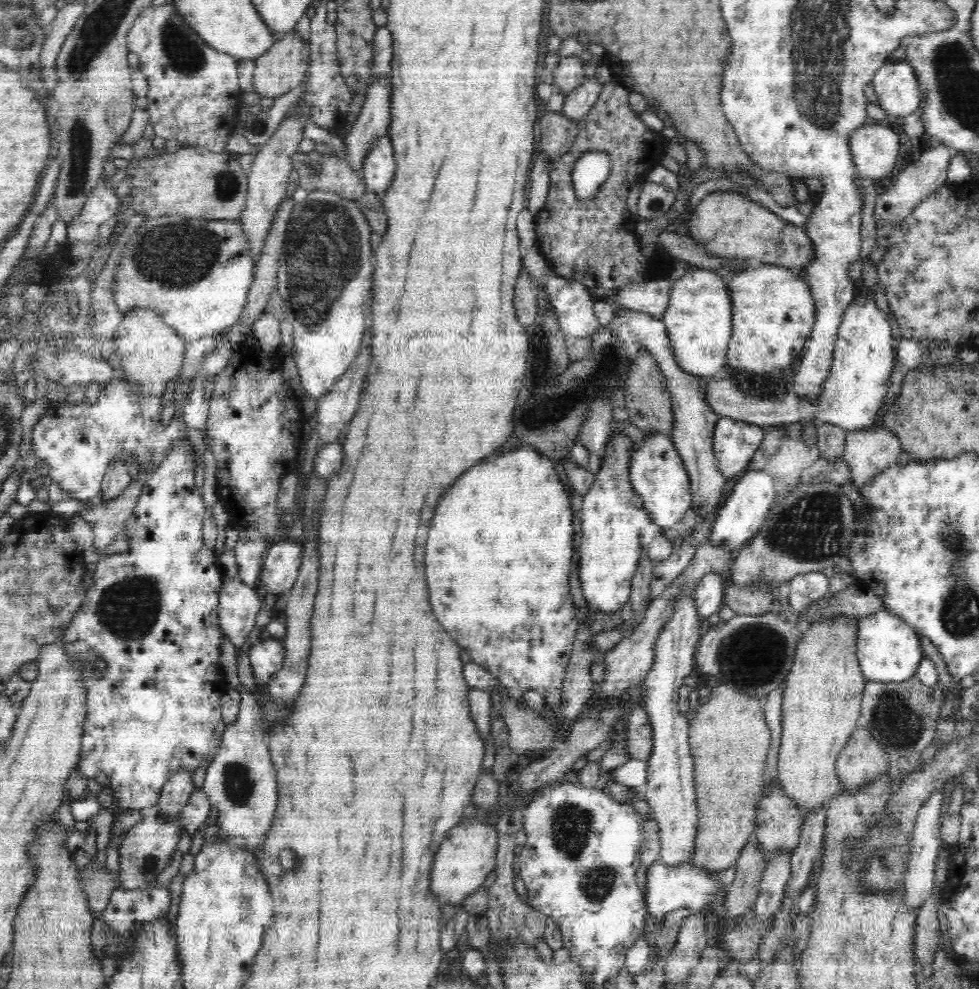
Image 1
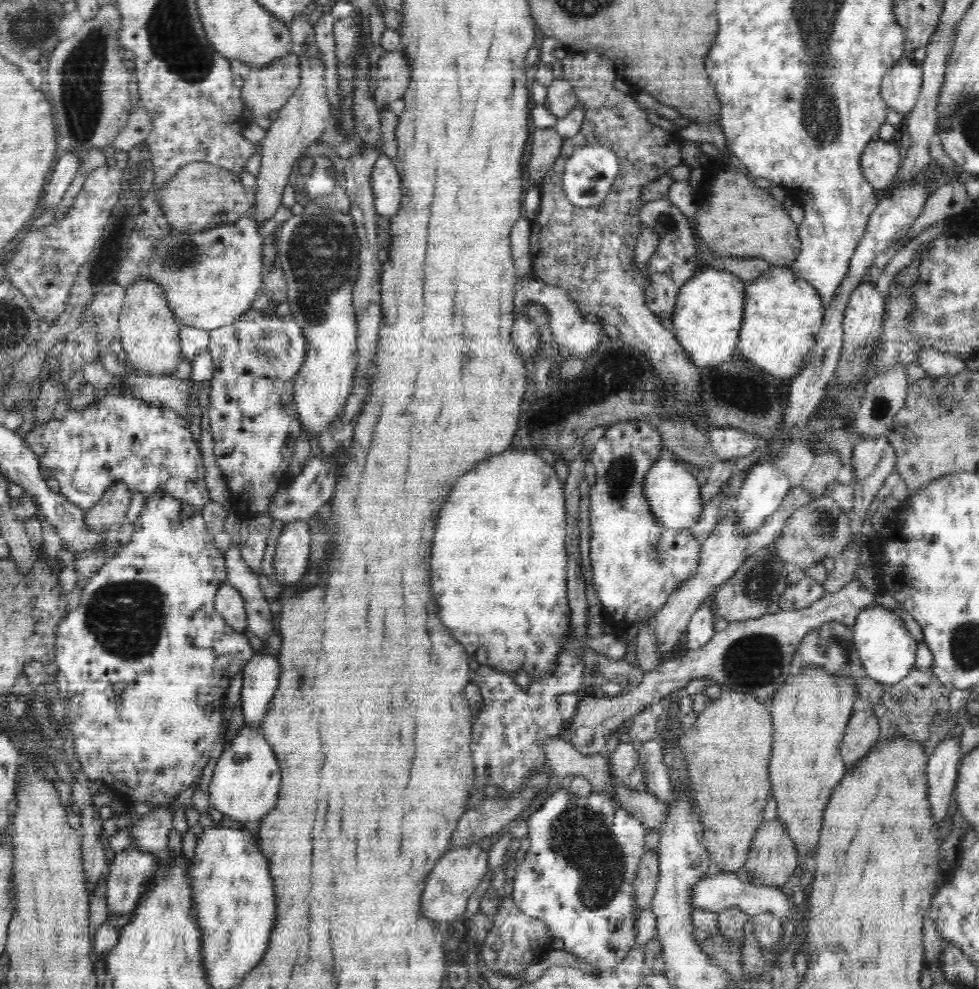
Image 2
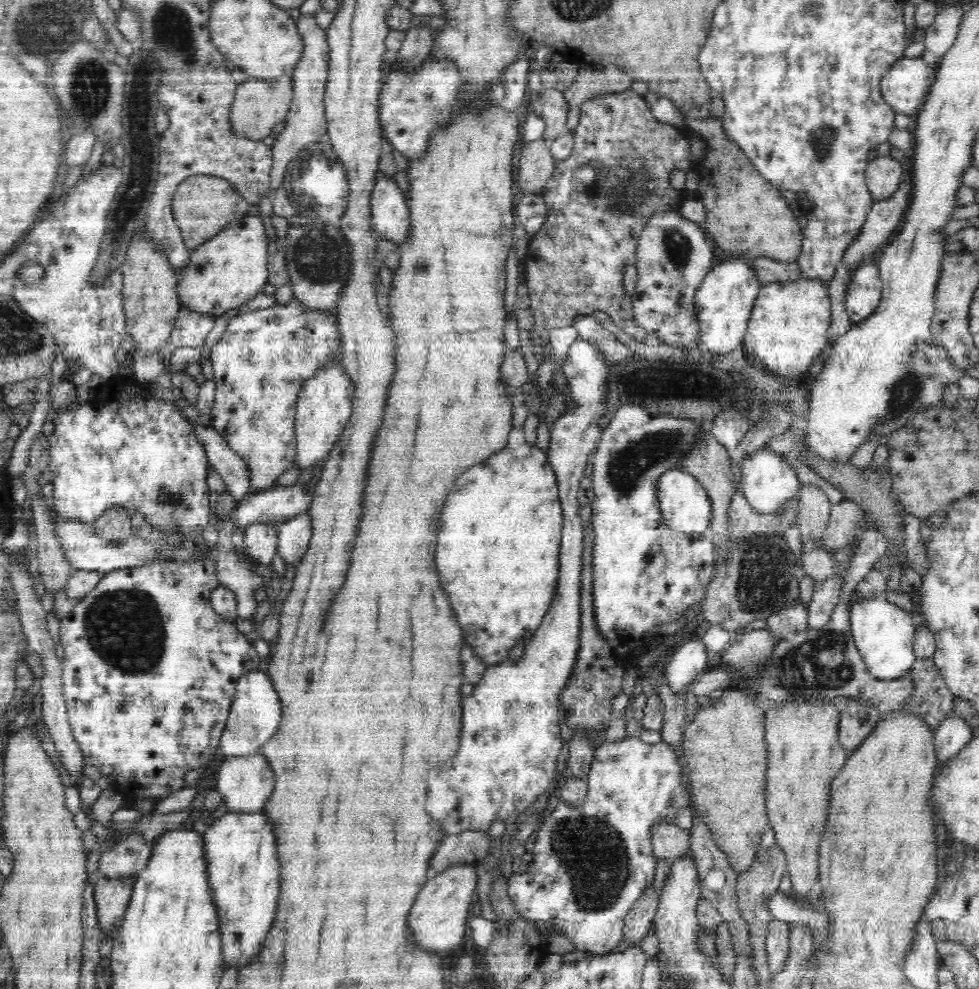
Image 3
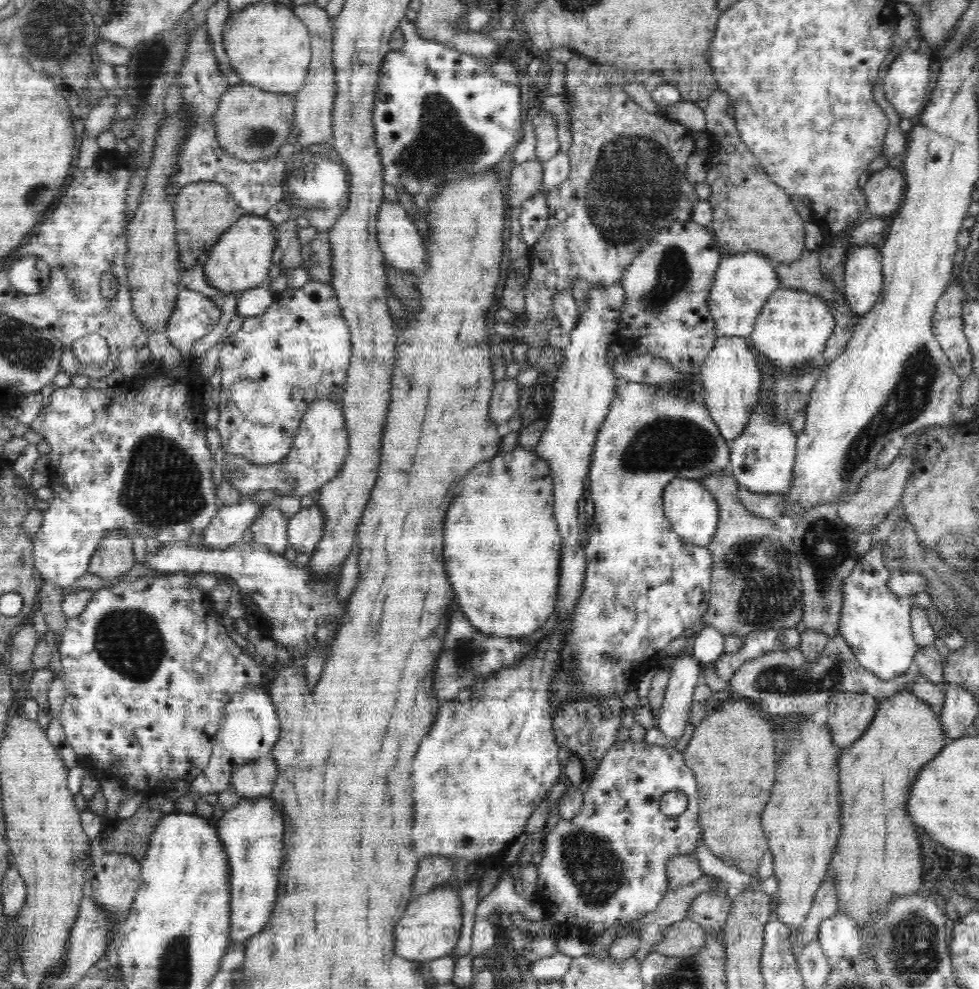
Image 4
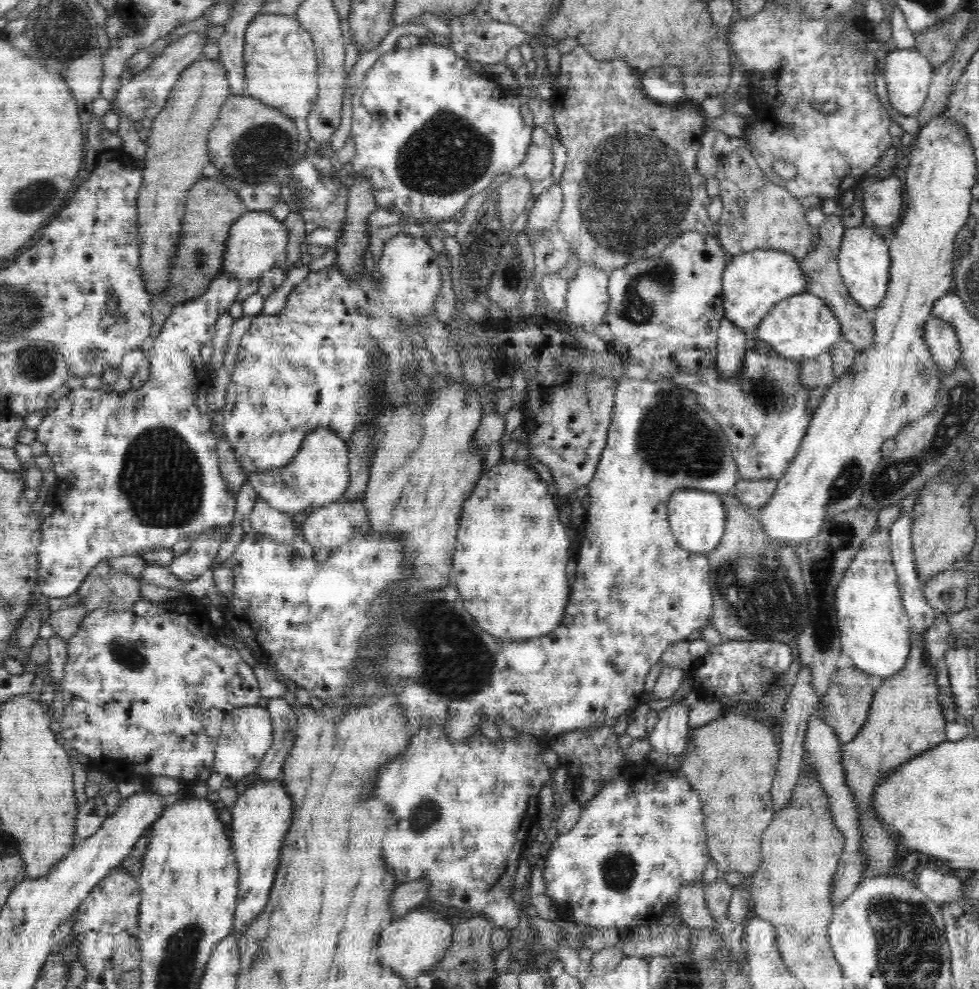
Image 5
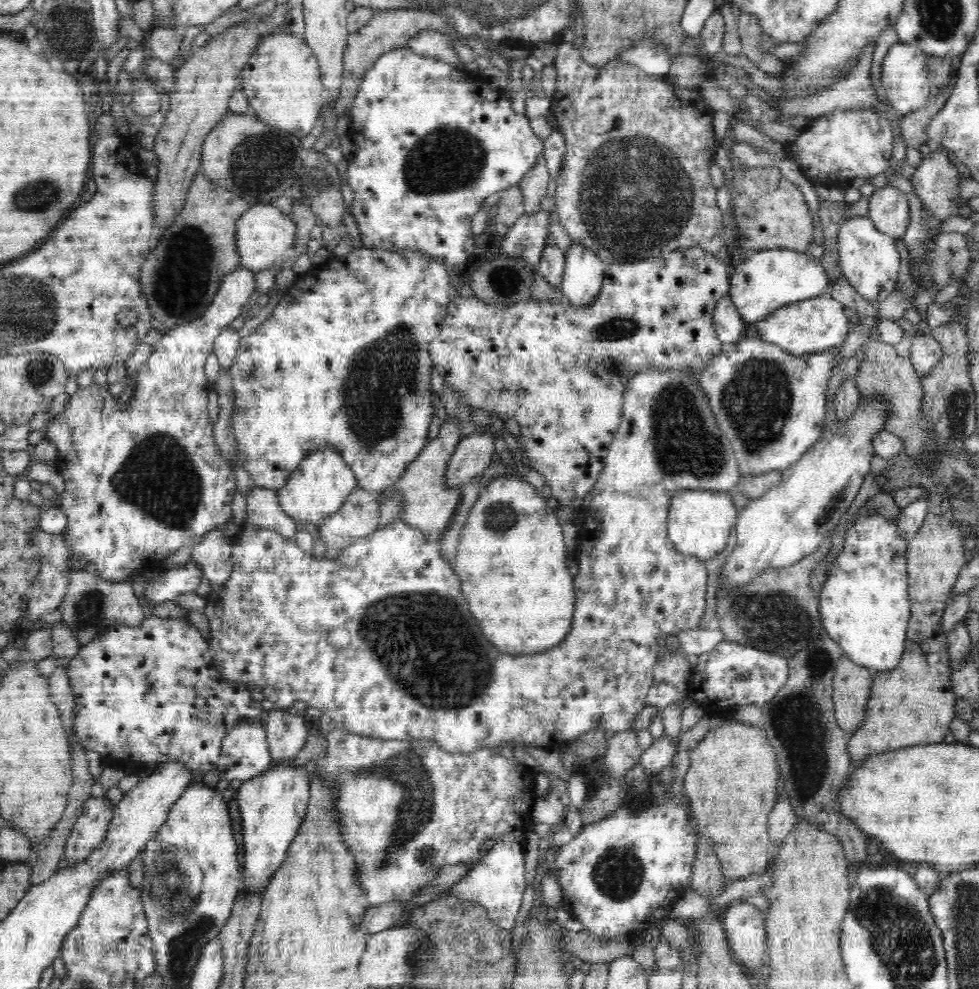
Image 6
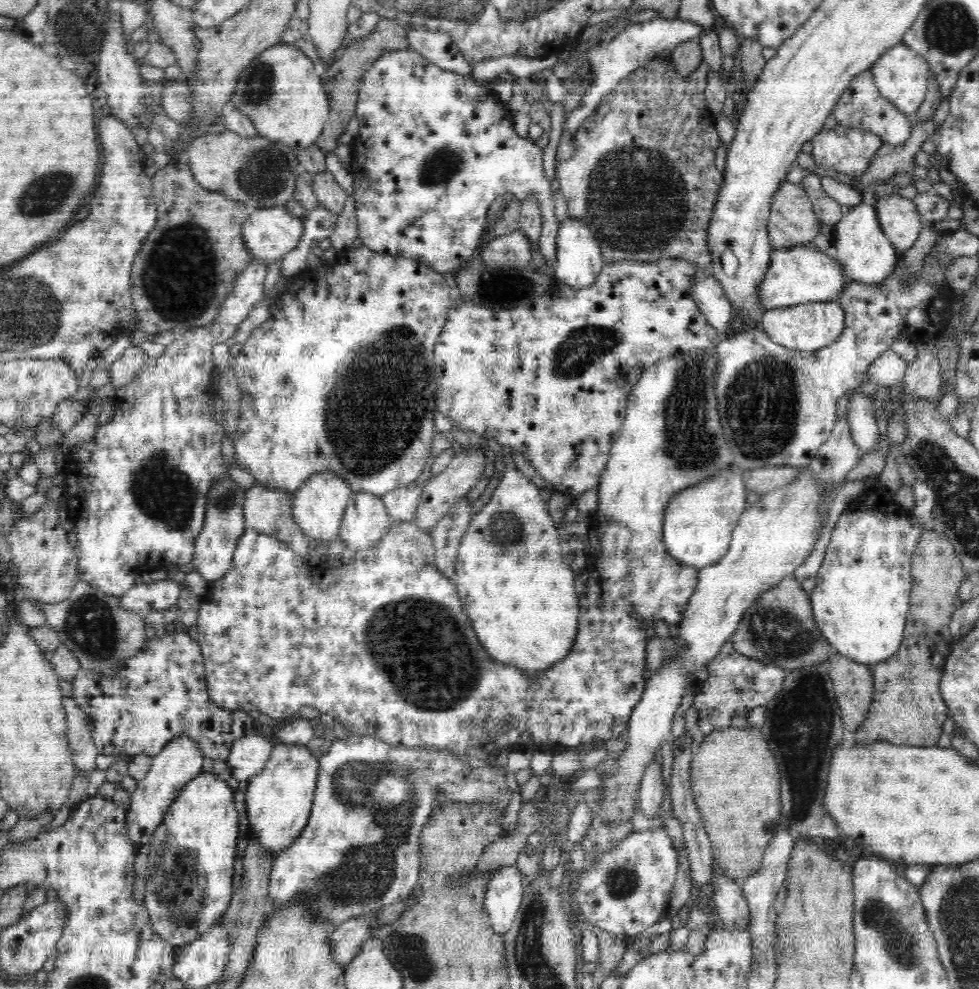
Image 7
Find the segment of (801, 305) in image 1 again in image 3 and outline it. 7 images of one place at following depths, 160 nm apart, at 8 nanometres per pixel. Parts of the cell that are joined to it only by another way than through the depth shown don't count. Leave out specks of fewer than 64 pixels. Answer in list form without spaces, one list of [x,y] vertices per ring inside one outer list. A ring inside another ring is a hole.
[[[803,277],[797,282],[762,286],[747,324],[742,347],[750,359],[770,374],[794,379],[808,371],[824,350],[831,325],[829,284]]]

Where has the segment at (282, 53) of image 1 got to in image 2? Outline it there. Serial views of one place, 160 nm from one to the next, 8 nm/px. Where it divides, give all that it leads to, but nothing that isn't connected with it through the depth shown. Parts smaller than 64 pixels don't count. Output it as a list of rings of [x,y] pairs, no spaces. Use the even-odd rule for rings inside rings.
[[[297,51],[286,54],[284,58],[278,58],[278,60],[270,62],[268,65],[252,68],[248,76],[244,77],[243,86],[241,86],[242,105],[250,112],[250,120],[262,118],[262,116],[268,117],[270,112],[280,110],[299,87],[300,79],[299,55]]]

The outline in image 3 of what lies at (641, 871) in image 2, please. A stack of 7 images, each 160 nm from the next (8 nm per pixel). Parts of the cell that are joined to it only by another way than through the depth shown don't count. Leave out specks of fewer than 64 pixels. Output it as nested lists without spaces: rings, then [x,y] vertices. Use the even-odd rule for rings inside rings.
[[[650,884],[642,898],[636,902],[632,911],[623,920],[624,936],[622,942],[638,944],[648,933],[653,932],[655,914],[659,906],[659,895],[656,894],[655,886]]]

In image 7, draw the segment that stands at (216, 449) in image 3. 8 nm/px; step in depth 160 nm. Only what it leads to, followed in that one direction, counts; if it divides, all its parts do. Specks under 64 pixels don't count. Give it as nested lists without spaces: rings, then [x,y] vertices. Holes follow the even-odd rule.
[[[322,472],[312,474],[292,496],[292,516],[296,519],[298,526],[306,536],[311,536],[316,542],[325,544],[325,548],[332,540],[338,539],[338,530],[344,512],[351,500],[353,490],[343,479],[335,474]]]

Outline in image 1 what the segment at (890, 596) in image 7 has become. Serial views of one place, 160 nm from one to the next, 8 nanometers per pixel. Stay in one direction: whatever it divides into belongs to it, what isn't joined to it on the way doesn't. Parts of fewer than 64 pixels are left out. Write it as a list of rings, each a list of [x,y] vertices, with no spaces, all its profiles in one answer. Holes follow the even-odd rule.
[[[883,610],[859,619],[857,658],[863,677],[865,680],[868,680],[868,682],[902,682],[903,680],[912,678],[918,671],[920,662],[922,662],[924,657],[918,632],[914,631],[908,624],[906,624],[902,617]]]

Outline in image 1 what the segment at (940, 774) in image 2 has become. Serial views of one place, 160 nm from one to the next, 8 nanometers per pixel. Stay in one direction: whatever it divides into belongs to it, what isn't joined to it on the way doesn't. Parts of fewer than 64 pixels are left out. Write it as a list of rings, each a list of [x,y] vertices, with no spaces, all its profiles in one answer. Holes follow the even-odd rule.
[[[949,783],[944,784],[944,786],[946,787],[940,787],[929,794],[929,797],[920,807],[915,820],[915,827],[910,840],[911,852],[903,880],[904,889],[906,889],[904,895],[906,895],[907,908],[911,912],[918,912],[922,908],[922,904],[926,902],[925,900],[934,884],[934,863],[943,842],[940,838],[942,804],[945,803],[948,796]]]

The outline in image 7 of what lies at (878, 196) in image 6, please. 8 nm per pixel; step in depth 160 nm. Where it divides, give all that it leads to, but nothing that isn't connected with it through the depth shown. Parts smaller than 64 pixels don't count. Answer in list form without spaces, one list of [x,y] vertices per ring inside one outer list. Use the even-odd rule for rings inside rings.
[[[893,193],[882,197],[875,208],[882,231],[897,248],[898,254],[912,248],[924,223],[914,201]]]

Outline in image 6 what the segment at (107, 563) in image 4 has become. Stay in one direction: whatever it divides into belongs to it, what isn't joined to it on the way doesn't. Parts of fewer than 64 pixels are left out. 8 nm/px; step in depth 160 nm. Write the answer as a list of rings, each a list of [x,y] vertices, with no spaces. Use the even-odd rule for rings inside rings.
[[[74,569],[70,572],[66,596],[57,609],[62,612],[61,622],[70,629],[80,648],[92,643],[98,635],[104,635],[110,627],[126,625],[136,629],[146,617],[127,580],[106,582],[84,569]]]

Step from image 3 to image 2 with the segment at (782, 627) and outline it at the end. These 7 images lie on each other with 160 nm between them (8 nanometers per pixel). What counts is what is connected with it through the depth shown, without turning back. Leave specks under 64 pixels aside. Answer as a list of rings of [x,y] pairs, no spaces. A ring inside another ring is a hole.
[[[804,577],[792,584],[779,598],[780,610],[802,610],[808,608],[812,602],[816,602],[824,596],[823,585],[816,583],[810,577]]]

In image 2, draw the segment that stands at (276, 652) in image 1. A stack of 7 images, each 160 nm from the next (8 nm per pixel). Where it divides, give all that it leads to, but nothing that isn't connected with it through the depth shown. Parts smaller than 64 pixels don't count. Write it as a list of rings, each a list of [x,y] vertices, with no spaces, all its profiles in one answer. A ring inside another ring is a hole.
[[[265,650],[255,656],[243,669],[242,716],[245,724],[260,727],[270,708],[279,683],[280,659]]]

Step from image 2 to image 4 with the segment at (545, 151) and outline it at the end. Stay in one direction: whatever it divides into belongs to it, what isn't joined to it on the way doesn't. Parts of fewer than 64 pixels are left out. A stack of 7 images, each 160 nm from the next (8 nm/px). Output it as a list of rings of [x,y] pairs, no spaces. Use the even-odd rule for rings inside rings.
[[[532,160],[512,169],[510,188],[508,188],[508,206],[519,208],[525,200],[536,193],[542,193],[543,164]]]

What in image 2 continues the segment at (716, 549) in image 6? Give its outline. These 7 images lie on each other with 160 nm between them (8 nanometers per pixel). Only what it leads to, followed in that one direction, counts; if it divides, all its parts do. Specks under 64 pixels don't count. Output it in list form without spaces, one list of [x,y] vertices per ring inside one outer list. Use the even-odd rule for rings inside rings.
[[[660,459],[652,464],[644,478],[644,495],[648,499],[652,514],[658,522],[675,535],[684,534],[690,526],[698,522],[704,501],[700,484],[696,478],[690,474],[688,468],[676,460]]]

